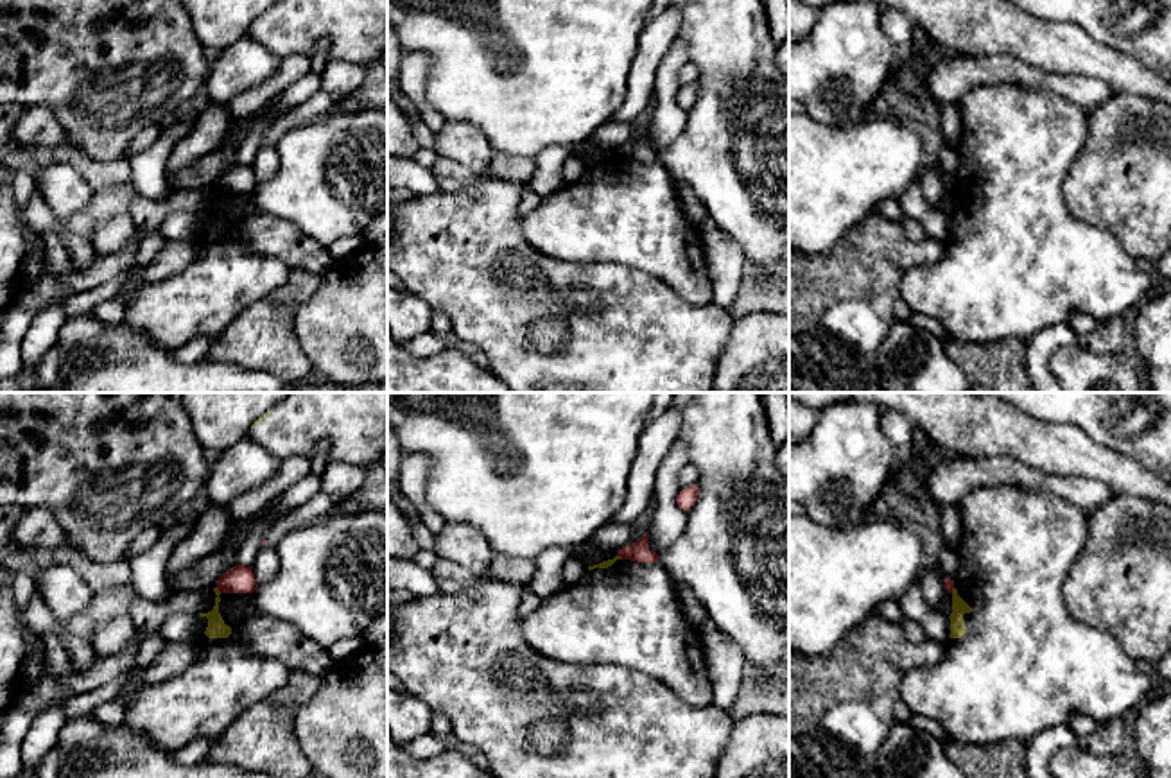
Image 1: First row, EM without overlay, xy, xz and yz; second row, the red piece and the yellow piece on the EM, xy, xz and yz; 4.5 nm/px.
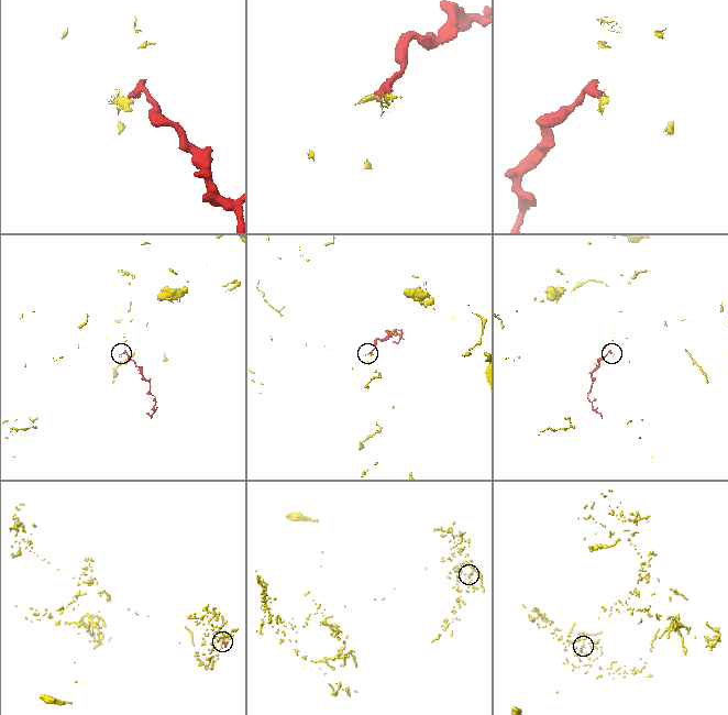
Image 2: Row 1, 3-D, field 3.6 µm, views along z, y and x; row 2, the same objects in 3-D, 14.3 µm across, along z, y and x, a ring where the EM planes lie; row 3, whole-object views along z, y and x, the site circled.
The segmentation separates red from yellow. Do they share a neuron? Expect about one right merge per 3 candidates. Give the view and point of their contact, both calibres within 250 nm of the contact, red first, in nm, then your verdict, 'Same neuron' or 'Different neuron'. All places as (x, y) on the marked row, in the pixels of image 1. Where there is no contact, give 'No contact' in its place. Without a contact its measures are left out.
Touches red at xy (219, 590). Thickness 130 nm (red) against 80 nm. Different neuron

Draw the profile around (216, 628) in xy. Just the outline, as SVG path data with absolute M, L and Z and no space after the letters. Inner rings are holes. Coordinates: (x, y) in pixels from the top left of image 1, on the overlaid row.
M213 588L213 592L217 595L213 609L199 613L208 618L208 627L195 642L197 656L194 663L176 678L142 685L126 706L124 722L170 753L197 739L217 740L244 710L280 690L291 674L287 665L256 656L237 640L219 613L219 588Z

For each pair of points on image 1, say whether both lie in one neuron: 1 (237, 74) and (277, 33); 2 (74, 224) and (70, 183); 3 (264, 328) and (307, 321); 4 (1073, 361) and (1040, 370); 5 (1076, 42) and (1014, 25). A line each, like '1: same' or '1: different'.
1: different
2: different
3: different
4: different
5: same

